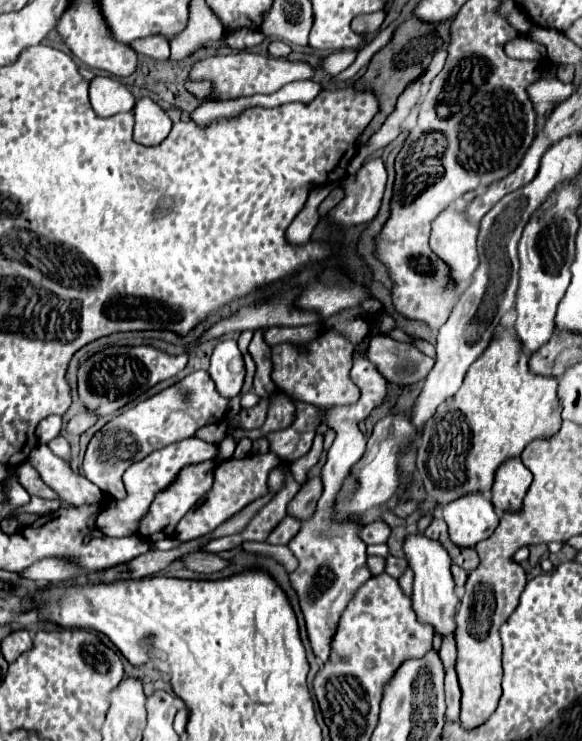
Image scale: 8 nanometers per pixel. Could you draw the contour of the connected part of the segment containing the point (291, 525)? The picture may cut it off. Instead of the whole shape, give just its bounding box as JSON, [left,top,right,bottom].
[266,517,300,545]

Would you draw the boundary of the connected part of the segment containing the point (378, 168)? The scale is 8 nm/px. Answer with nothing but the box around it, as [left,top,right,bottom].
[330,157,386,225]

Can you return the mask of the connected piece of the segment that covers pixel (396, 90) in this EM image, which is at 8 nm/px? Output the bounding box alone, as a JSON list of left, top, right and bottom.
[358,17,452,139]

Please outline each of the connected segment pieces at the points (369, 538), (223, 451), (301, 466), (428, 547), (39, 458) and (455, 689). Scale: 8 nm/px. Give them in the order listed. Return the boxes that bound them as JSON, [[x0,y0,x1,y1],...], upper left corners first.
[[360,521,390,545],[218,436,238,462],[290,434,323,485],[404,535,458,639],[28,445,104,507],[446,669,460,721]]

